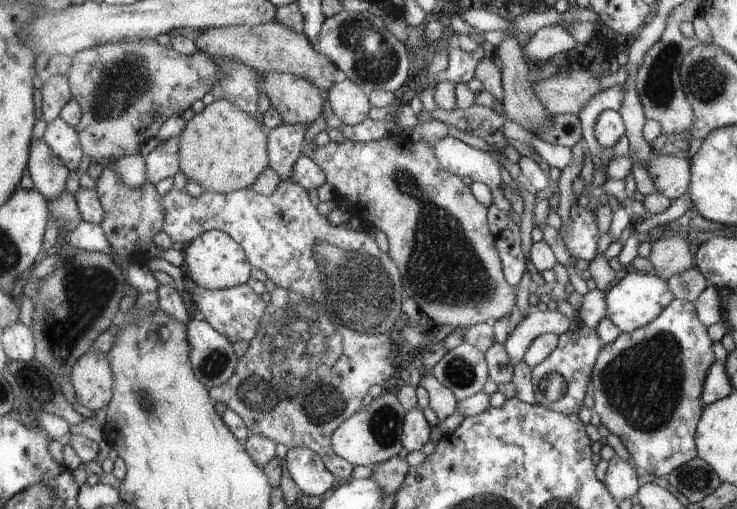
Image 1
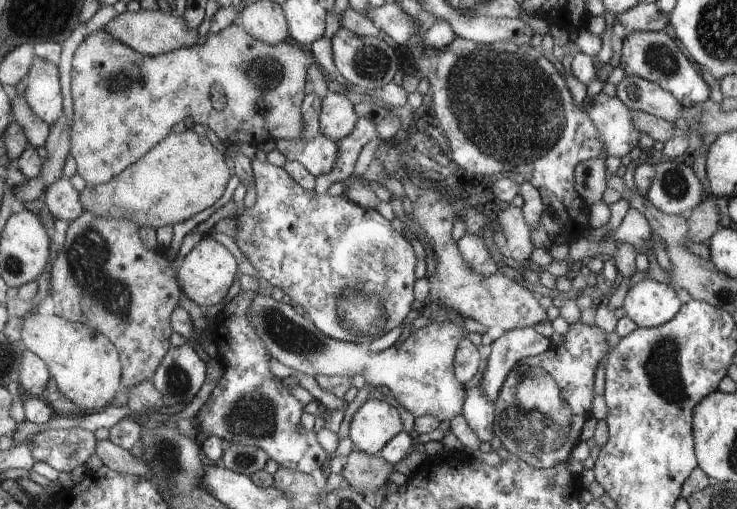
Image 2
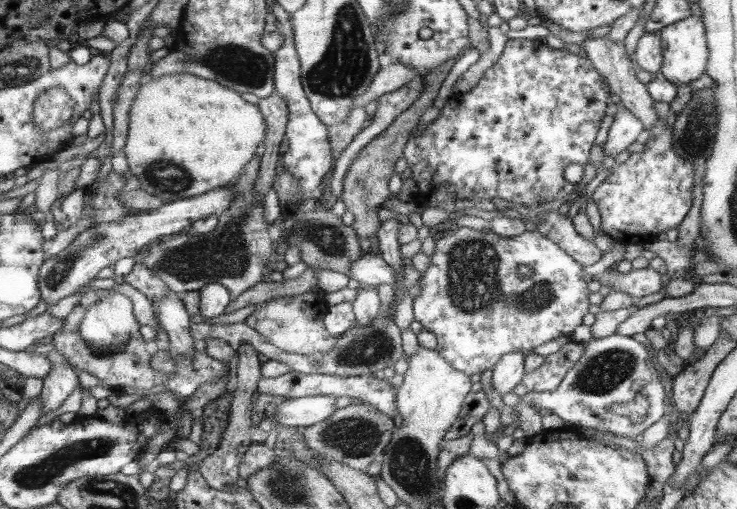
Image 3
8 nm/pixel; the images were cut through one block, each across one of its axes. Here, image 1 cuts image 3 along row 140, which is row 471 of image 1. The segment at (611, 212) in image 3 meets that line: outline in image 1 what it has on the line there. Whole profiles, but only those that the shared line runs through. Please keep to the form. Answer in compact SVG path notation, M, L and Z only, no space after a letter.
M673 300L652 323L631 333L620 333L610 344L602 345L591 374L594 386L594 410L608 432L618 436L630 452L636 466L650 477L667 478L672 471L697 456L696 427L705 407L703 389L708 368L713 366L712 340L698 316L694 303Z

